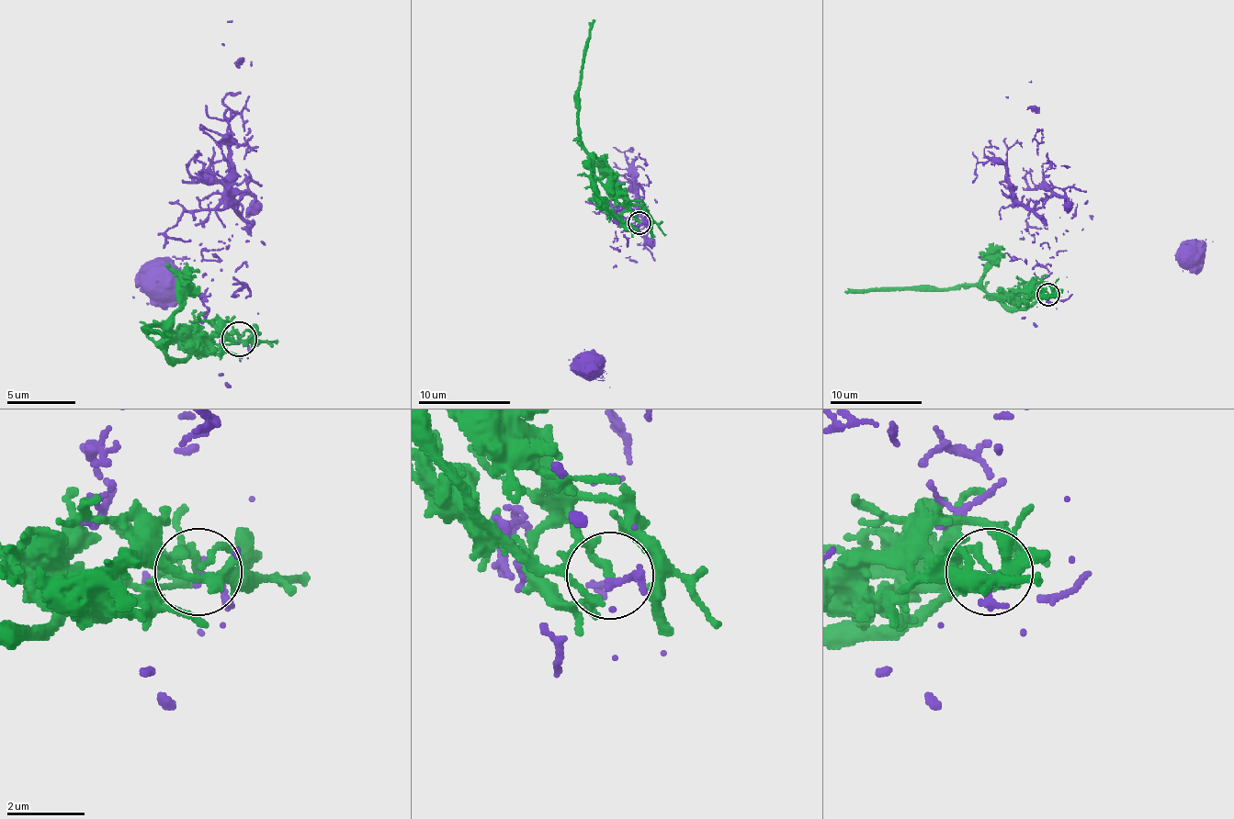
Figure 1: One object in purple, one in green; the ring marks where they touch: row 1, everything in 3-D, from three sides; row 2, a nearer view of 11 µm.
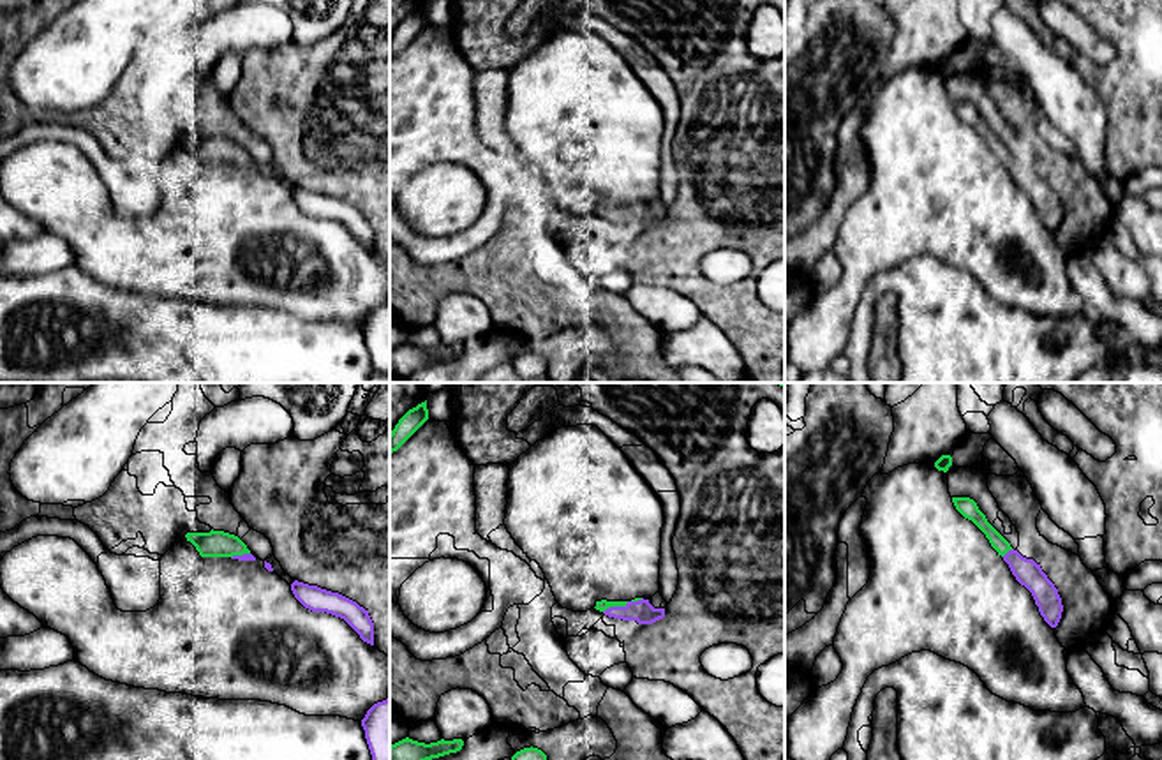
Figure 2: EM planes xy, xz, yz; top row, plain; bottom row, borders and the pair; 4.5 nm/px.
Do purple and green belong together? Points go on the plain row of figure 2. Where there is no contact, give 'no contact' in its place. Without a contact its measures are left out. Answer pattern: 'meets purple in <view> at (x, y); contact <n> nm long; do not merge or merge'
meets purple in xz at (616, 212); contact 130 nm long; do not merge

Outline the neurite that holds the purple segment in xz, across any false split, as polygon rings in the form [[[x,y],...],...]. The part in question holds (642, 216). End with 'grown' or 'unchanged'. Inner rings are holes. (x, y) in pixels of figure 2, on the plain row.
[[[649,205],[628,206],[624,212],[610,212],[603,217],[608,222],[652,229],[665,222],[665,213],[654,213]]]; unchanged

